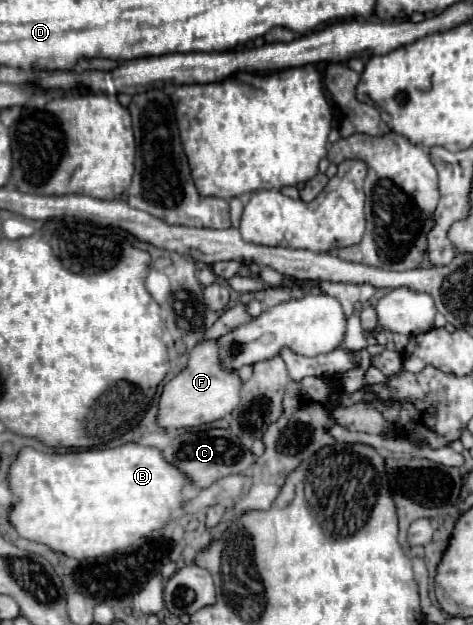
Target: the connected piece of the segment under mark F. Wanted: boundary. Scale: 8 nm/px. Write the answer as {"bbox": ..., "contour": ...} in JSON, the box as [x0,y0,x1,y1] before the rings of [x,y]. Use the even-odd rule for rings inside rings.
{"bbox":[158,340,242,430],"contour":[[[202,340],[190,352],[188,366],[164,386],[164,392],[160,396],[158,426],[164,430],[176,430],[194,428],[220,420],[240,404],[240,388],[242,380],[238,372],[226,370],[220,364],[218,340]]]}

